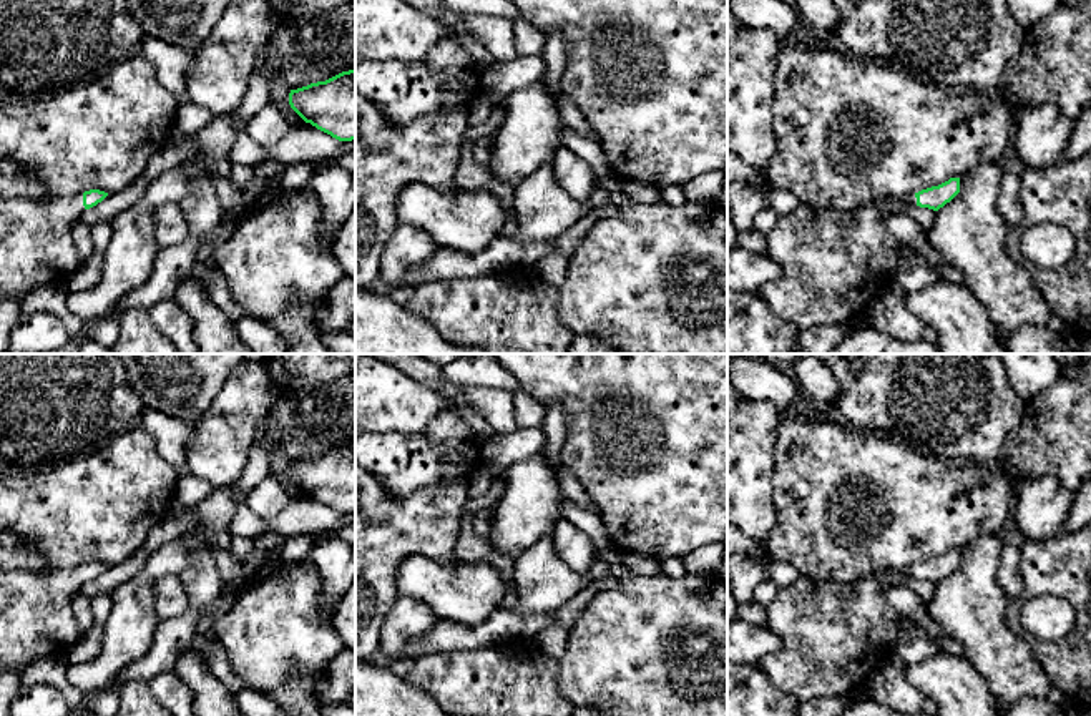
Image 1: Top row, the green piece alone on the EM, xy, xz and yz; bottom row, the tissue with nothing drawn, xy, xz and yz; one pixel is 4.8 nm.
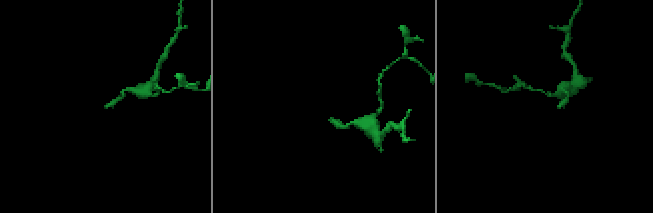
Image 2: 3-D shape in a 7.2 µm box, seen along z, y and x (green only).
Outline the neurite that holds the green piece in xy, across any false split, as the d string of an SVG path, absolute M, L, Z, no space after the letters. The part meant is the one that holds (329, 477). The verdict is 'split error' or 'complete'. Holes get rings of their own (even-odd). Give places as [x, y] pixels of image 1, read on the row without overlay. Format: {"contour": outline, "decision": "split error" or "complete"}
{"contour": "M355 440L291 462L289 477L306 495L332 510L355 512Z", "decision": "complete"}

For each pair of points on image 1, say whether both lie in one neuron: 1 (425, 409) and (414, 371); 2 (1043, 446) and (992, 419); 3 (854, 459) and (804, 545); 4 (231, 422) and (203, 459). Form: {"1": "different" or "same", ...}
{"1": "different", "2": "different", "3": "same", "4": "same"}

